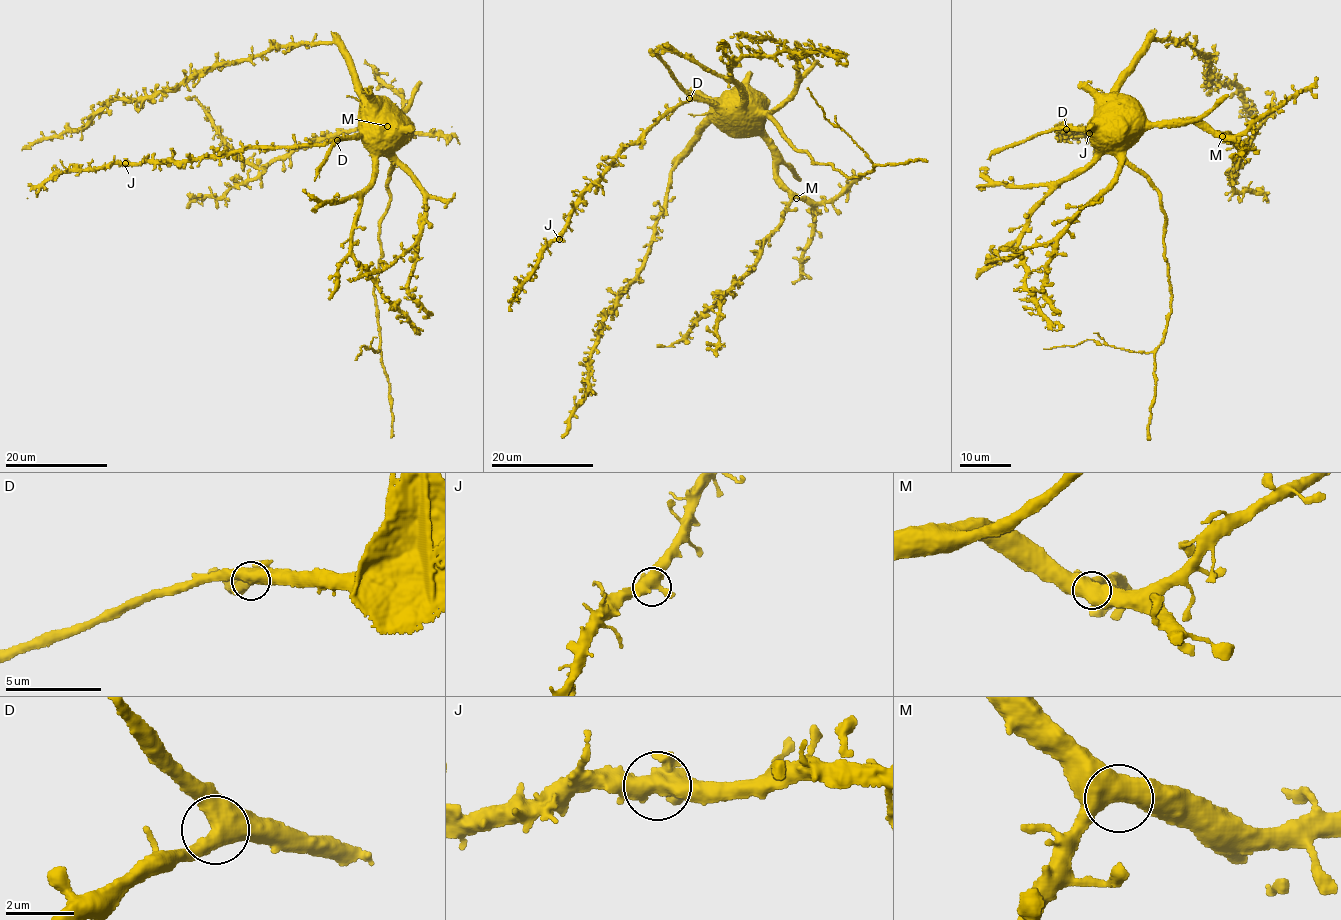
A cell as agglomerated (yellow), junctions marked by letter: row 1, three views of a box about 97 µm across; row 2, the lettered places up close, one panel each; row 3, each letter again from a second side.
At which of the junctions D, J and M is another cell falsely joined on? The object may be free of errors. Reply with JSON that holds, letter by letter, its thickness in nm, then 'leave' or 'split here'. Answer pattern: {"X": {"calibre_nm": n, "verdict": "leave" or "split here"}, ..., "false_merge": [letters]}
{"D": {"calibre_nm": 440, "verdict": "leave"}, "J": {"calibre_nm": 480, "verdict": "leave"}, "M": {"calibre_nm": 500, "verdict": "leave"}, "false_merge": []}

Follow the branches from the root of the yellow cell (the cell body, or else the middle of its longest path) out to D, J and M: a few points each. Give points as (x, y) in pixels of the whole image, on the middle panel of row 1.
D: (735, 97), (726, 101), (722, 98), (718, 106), (715, 107), (689, 98)
J: (735, 97), (722, 98), (718, 106), (695, 99), (667, 109), (636, 141), (620, 147), (583, 195), (559, 239)
M: (735, 97), (752, 116), (752, 128), (772, 152), (774, 172), (796, 198)

